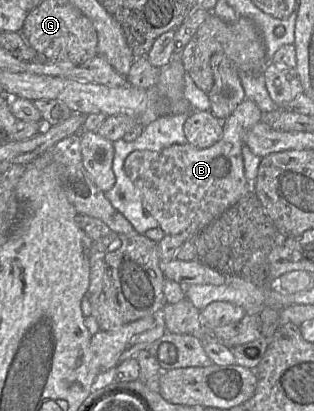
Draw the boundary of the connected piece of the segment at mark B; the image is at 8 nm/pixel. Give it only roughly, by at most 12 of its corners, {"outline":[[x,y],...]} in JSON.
{"outline":[[245,98],[221,139],[135,151],[124,172],[166,235],[193,239],[250,191]]}

